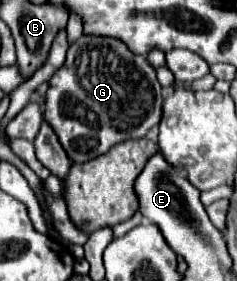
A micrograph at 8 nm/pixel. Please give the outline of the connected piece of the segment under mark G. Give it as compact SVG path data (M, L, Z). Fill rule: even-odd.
M86 37L78 39L68 49L64 67L60 67L50 79L50 89L46 93L46 111L44 119L56 131L64 151L74 163L86 163L98 155L104 155L112 145L118 145L128 139L142 139L148 129L158 125L162 115L162 87L156 79L154 67L140 55L134 55L118 43L118 39L98 39Z

